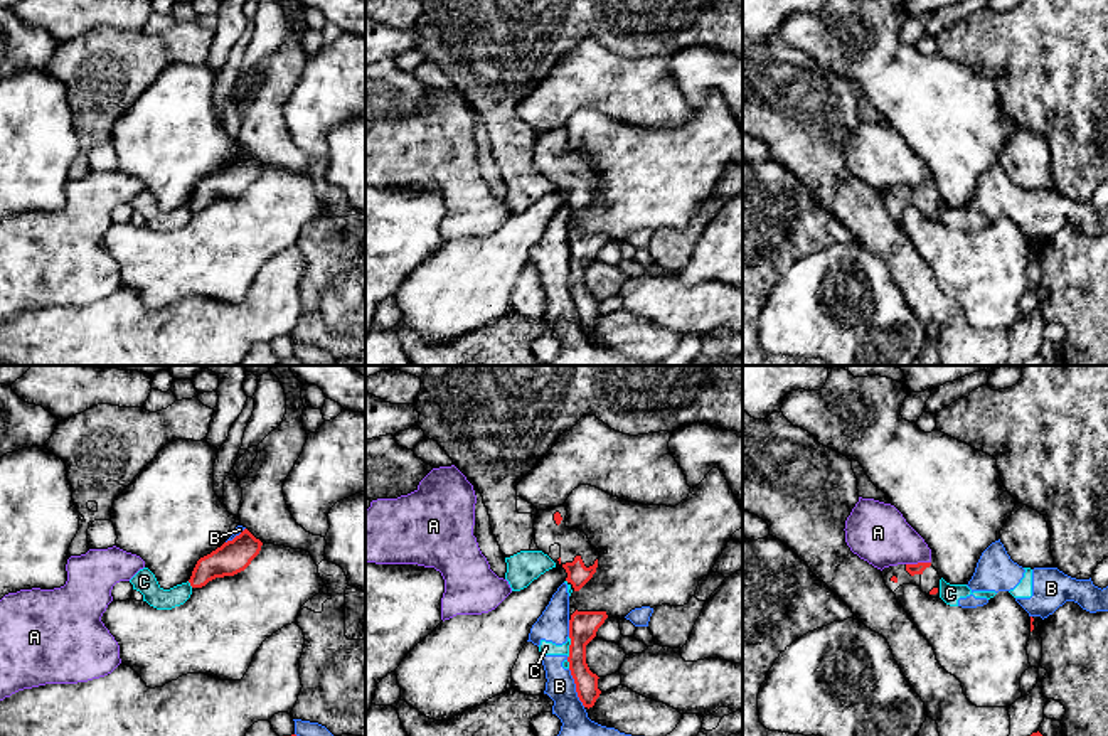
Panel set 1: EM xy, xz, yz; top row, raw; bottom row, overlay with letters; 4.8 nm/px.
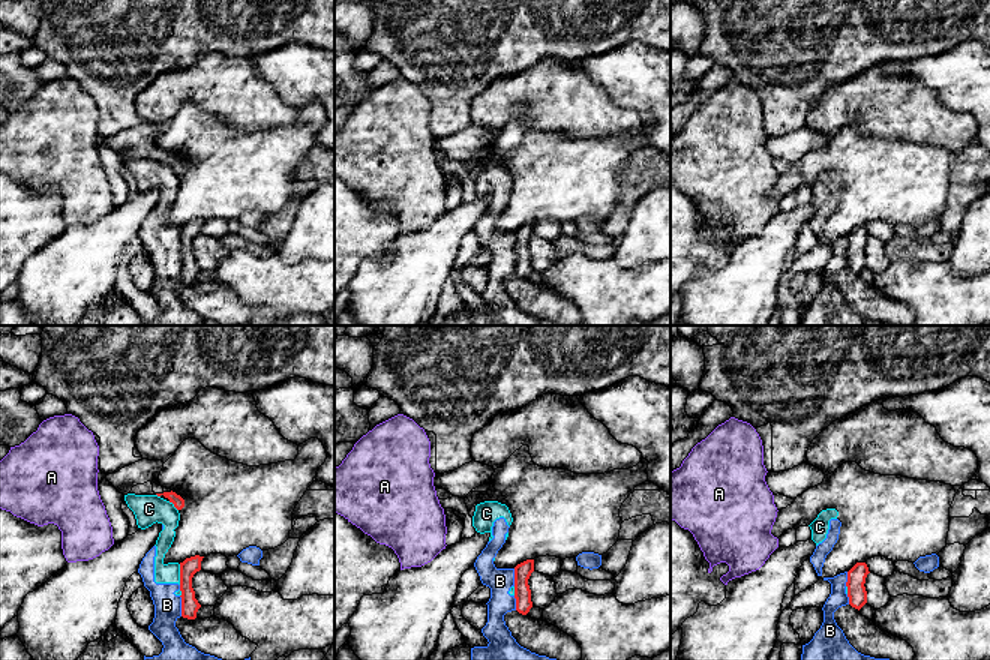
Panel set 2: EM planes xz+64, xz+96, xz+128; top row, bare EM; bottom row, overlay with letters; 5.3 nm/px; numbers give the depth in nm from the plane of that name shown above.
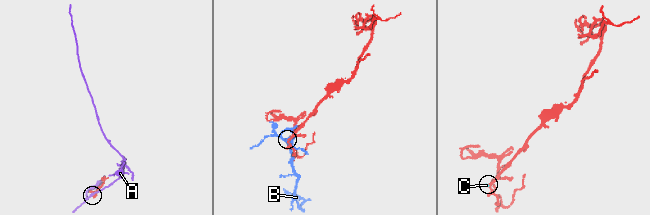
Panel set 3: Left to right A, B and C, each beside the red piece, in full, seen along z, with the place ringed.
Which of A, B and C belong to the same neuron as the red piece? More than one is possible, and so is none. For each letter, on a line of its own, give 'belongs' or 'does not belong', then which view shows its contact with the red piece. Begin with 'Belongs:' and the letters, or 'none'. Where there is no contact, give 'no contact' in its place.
Belongs: none
A: does not belong; contact in yz
B: does not belong; contact in xz
C: does not belong; contact in xz

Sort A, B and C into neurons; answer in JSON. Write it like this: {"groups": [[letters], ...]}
{"groups": [["A"], ["B", "C"]]}

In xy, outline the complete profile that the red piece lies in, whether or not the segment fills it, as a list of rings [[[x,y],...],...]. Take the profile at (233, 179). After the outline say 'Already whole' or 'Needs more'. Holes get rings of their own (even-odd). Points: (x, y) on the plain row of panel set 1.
[[[244,152],[232,163],[224,165],[210,177],[200,180],[189,202],[192,211],[202,211],[209,204],[234,199],[244,194],[259,177],[263,165]]]. Already whole

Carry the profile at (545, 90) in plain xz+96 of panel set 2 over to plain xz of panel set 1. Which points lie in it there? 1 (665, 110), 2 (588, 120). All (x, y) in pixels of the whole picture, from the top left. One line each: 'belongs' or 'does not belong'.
1: belongs
2: does not belong

